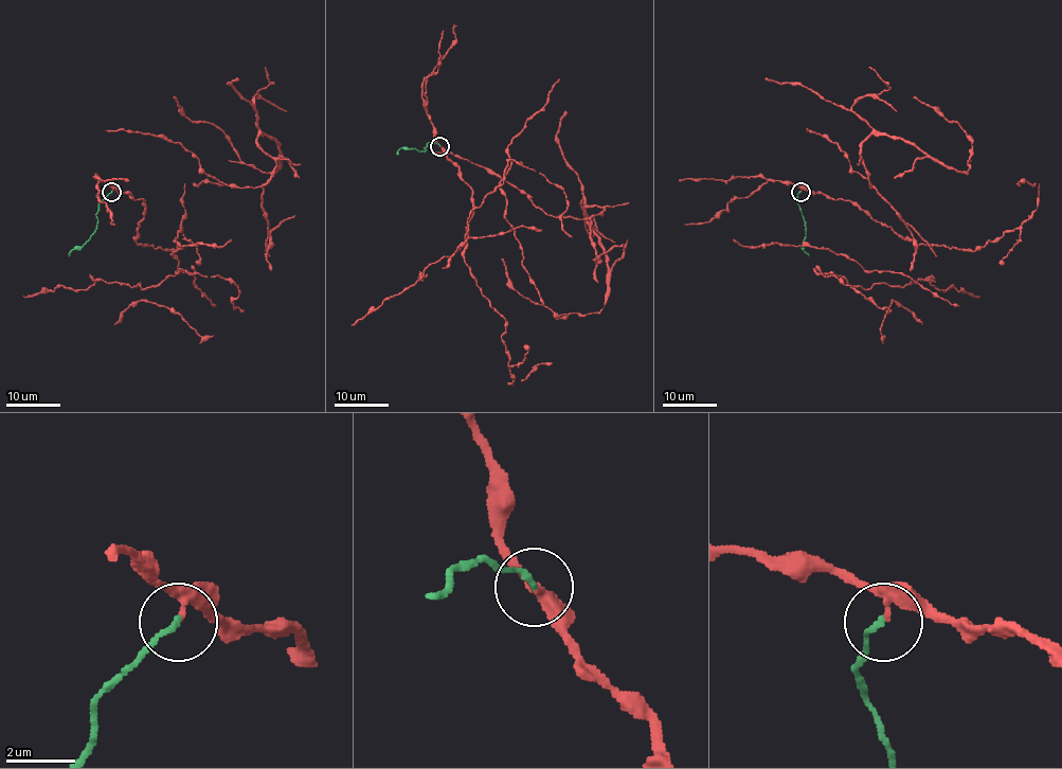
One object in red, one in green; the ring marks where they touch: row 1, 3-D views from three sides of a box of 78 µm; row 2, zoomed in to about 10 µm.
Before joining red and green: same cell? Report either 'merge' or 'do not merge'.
do not merge

